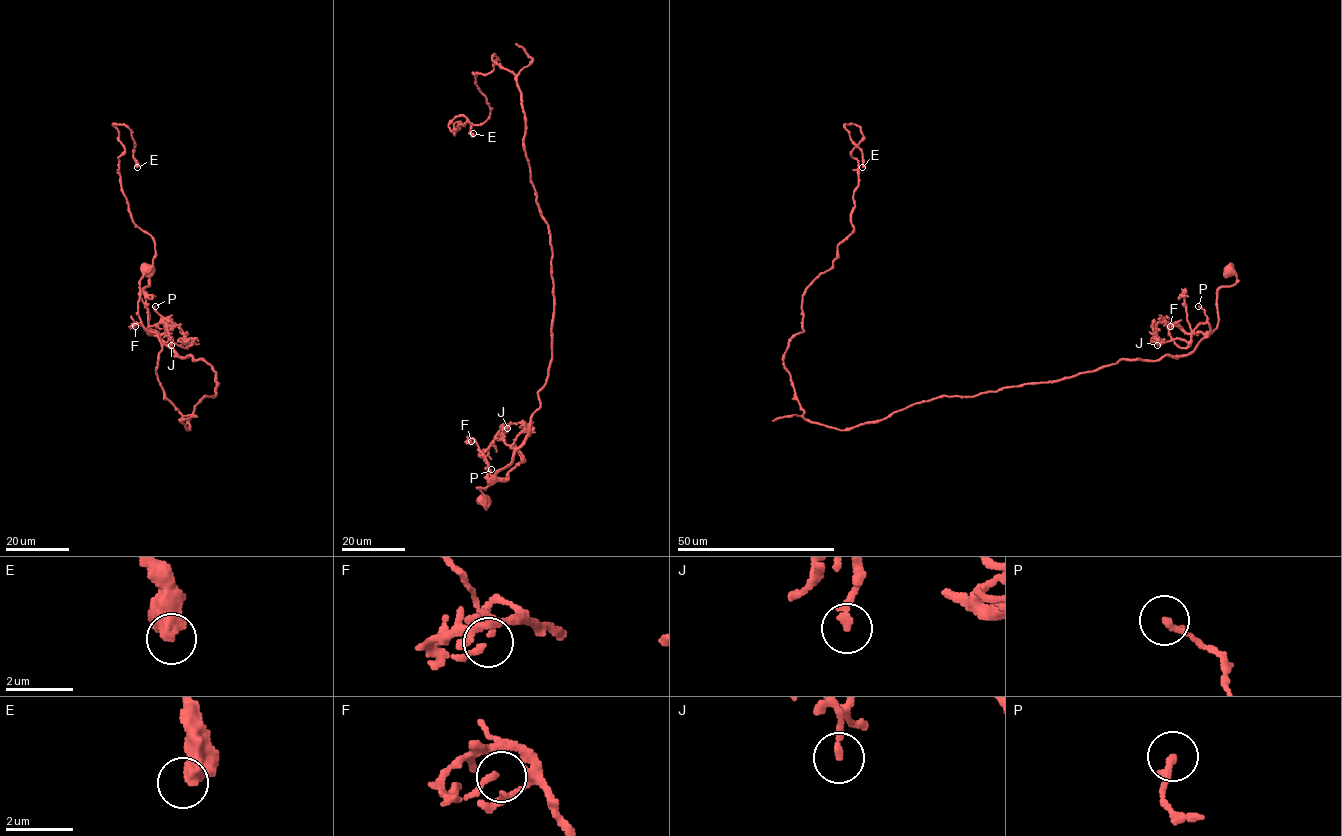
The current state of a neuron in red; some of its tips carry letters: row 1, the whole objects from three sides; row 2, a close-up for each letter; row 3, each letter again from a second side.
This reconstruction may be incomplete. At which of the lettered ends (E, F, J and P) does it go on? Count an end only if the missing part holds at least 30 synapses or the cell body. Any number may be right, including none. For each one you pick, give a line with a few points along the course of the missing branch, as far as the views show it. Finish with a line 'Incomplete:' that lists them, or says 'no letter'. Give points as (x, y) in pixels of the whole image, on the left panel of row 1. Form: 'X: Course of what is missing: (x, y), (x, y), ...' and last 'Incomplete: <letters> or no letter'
Incomplete: no letter

